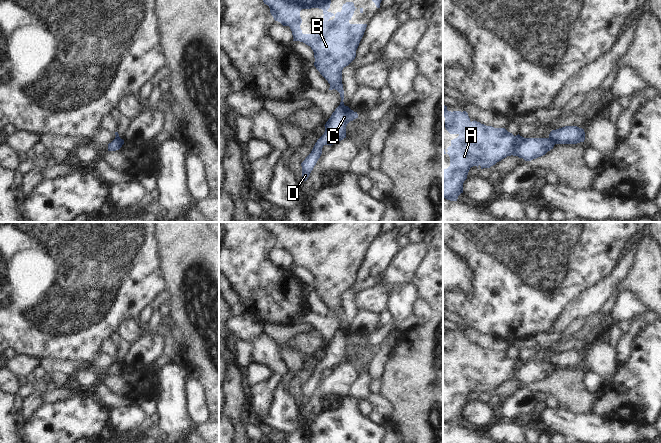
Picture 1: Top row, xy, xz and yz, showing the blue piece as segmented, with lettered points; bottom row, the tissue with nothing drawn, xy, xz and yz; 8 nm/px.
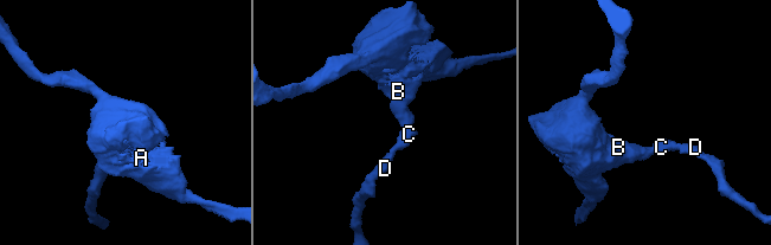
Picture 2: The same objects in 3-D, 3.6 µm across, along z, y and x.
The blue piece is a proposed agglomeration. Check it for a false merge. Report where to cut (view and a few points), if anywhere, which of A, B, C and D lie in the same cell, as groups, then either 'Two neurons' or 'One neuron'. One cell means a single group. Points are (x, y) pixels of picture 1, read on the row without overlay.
Split along yz (549, 360), (555, 367). Groups: A B / C D. Two neurons.

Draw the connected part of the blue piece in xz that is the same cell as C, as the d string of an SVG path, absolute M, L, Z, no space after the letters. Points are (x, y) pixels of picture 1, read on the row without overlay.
M338 330L326 346L324 358L317 364L311 377L301 387L302 405L306 405L322 378L324 369L333 369L346 362L346 350L358 342L357 336L348 330Z

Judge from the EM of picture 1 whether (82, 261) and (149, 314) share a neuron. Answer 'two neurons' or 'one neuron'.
two neurons

